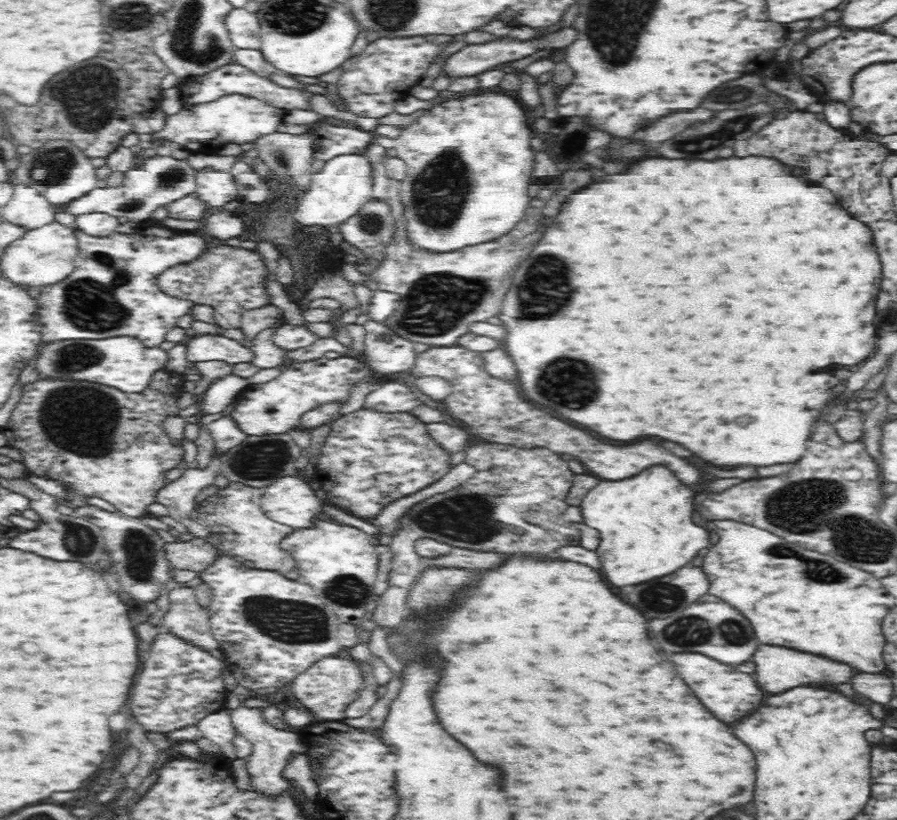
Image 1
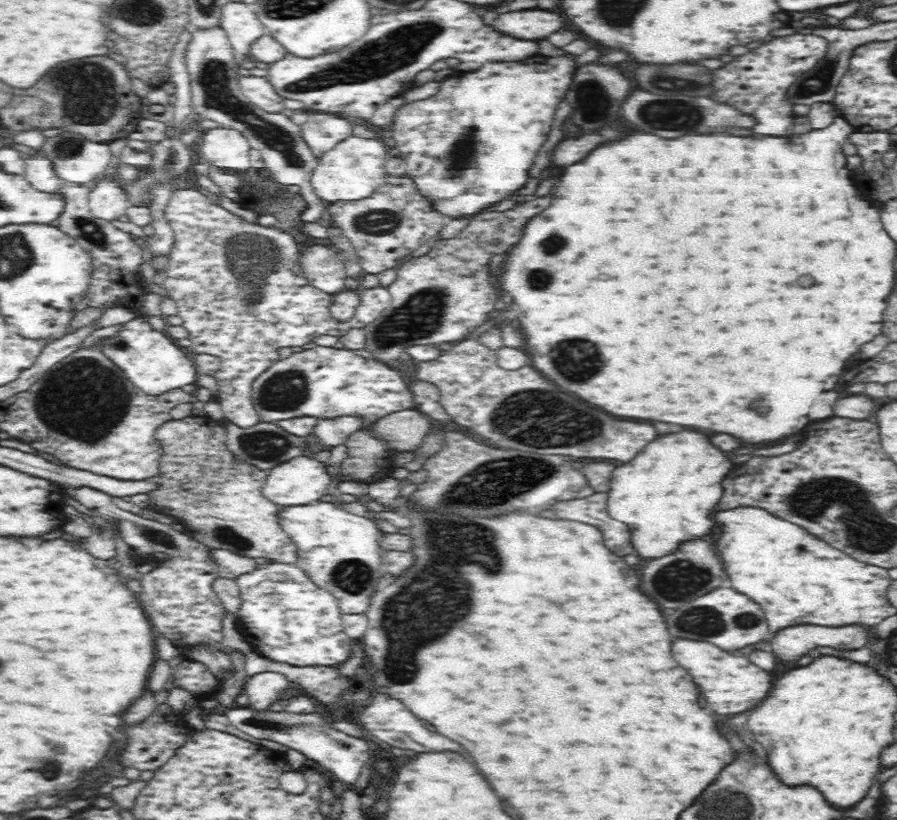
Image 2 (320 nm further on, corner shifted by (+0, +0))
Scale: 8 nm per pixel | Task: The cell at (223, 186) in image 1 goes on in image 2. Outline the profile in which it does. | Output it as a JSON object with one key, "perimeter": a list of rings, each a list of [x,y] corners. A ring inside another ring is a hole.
{"perimeter":[[[220,126],[204,131],[199,140],[199,150],[202,150],[210,164],[241,173],[250,167],[252,148],[240,131]]]}

